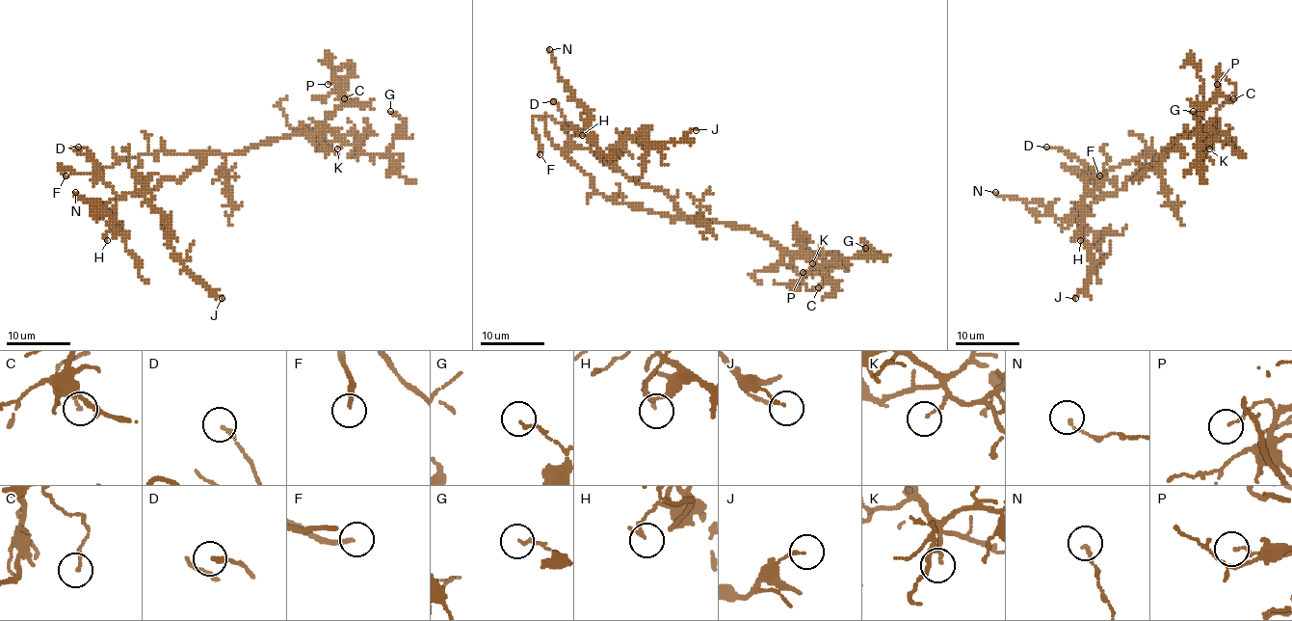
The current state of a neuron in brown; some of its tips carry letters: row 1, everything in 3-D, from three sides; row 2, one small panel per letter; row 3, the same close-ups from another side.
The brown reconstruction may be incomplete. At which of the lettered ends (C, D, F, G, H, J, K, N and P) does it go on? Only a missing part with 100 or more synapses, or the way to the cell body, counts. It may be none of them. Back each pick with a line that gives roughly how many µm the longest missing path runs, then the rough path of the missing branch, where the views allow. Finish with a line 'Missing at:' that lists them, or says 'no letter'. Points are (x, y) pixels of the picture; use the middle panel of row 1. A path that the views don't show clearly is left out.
F: Missing length about 30 µm. Course of what is missing: (540, 154), (540, 176), (561, 204), (612, 246), (625, 248), (628, 253)
Missing at: F

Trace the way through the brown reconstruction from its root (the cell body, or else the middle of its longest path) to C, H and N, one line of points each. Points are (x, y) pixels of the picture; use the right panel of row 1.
C: (1162, 153), (1176, 137), (1198, 129), (1201, 105), (1217, 100), (1221, 74), (1235, 84), (1233, 98)
H: (1162, 153), (1147, 166), (1140, 168), (1114, 195), (1104, 194), (1090, 206), (1077, 229), (1080, 240)
N: (1162, 153), (1140, 168), (1114, 195), (1104, 194), (1077, 218), (1058, 218), (1035, 200), (1001, 197), (995, 192)

